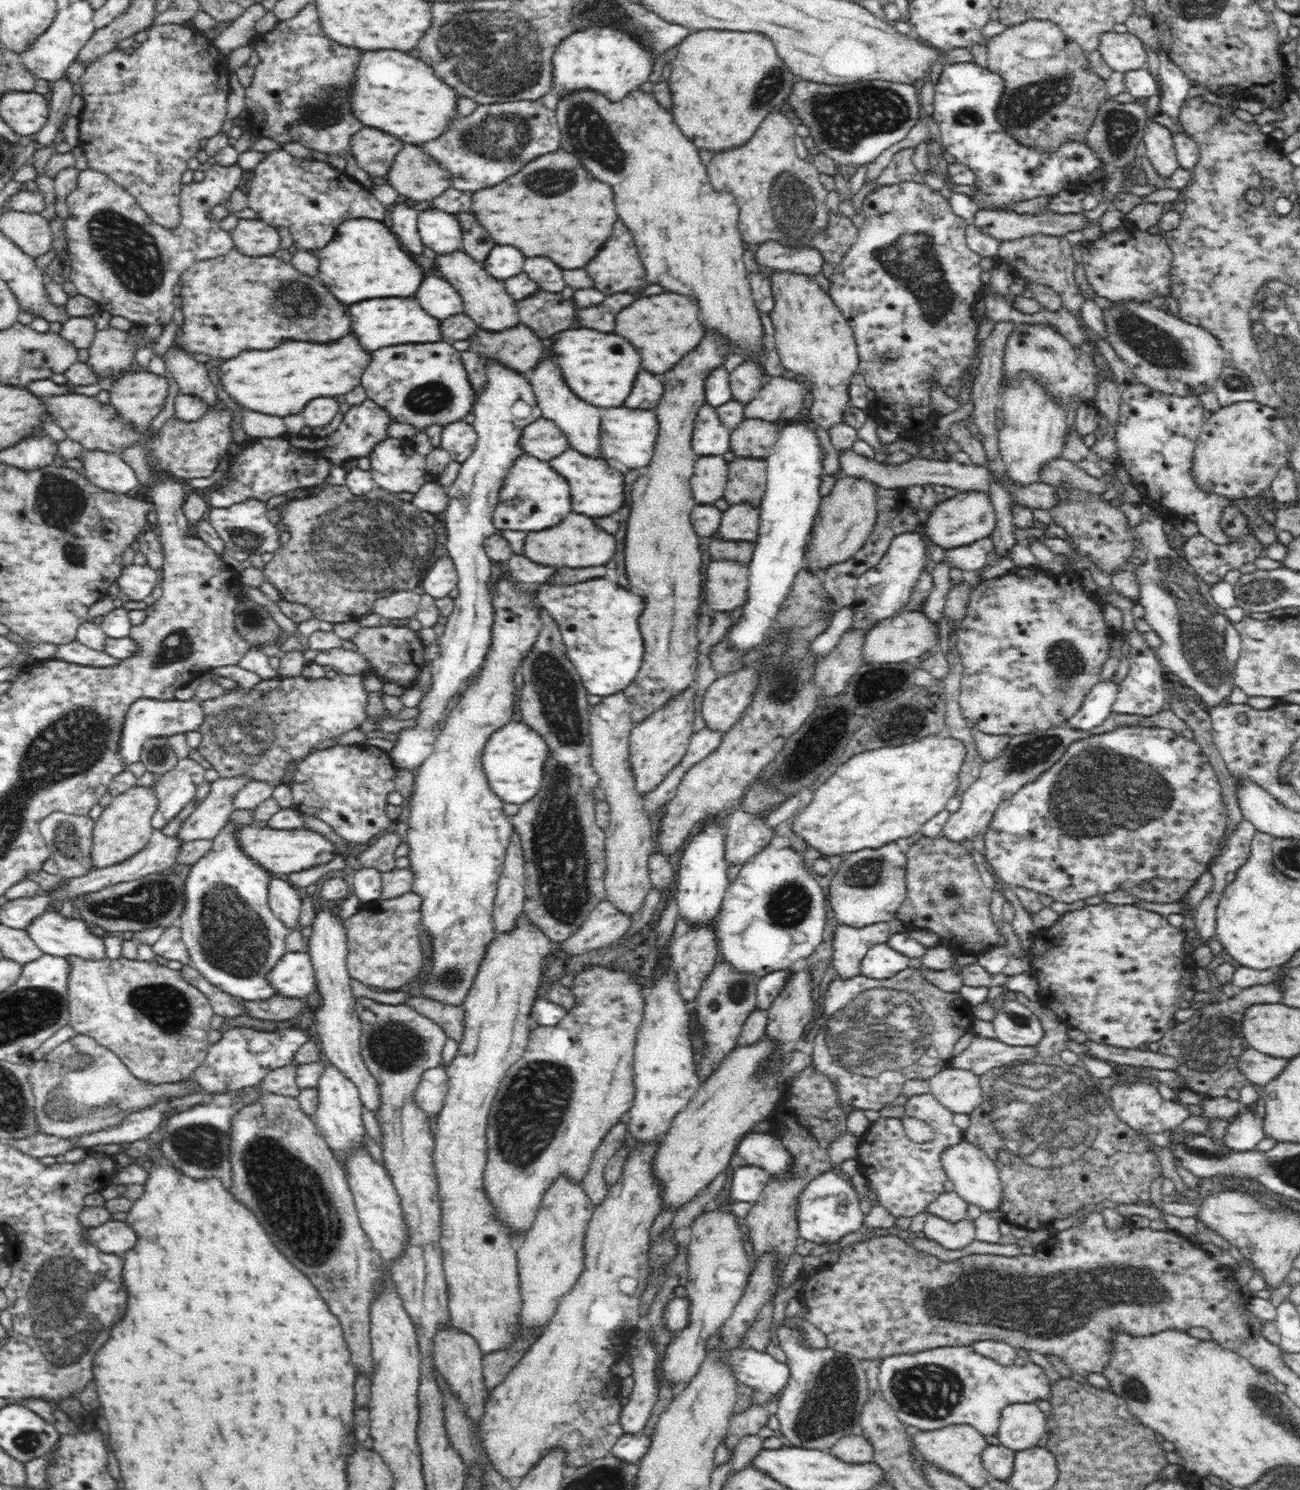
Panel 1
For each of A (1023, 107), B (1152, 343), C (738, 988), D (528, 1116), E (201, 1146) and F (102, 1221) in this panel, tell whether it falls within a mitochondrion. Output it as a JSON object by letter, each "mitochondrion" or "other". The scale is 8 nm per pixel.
{"A":"mitochondrion","B":"mitochondrion","C":"mitochondrion","D":"mitochondrion","E":"mitochondrion","F":"other"}

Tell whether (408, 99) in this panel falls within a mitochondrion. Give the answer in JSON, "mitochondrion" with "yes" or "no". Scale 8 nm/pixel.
{"mitochondrion":"no"}

